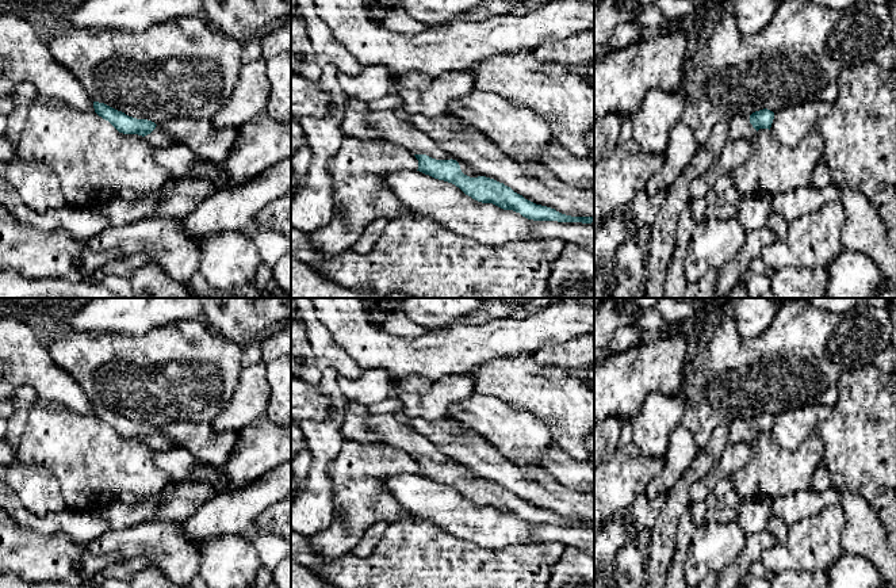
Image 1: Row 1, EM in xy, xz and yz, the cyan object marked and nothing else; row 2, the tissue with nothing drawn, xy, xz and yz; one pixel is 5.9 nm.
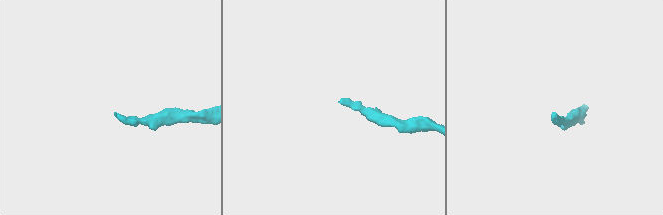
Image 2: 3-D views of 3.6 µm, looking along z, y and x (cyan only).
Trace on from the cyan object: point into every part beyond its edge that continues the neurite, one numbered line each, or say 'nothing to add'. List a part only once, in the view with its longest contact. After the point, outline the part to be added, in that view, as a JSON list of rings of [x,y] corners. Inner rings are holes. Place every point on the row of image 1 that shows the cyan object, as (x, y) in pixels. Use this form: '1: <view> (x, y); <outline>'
1: xz (405, 134); [[[371,111],[367,117],[367,123],[383,134],[383,141],[387,141],[390,144],[398,145],[406,150],[409,150],[411,154],[426,154],[436,160],[456,160],[460,165],[460,169],[464,175],[470,177],[478,177],[482,176],[474,167],[471,167],[468,163],[459,161],[456,157],[451,156],[448,152],[445,152],[439,142],[432,140],[428,134],[417,129],[411,122],[401,122],[398,117],[393,111]]]

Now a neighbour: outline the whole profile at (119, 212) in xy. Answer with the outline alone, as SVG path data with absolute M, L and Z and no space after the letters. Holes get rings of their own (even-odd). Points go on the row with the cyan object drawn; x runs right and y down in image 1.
M152 191L139 195L135 201L116 195L99 209L111 228L120 228L139 219L153 218L158 205L160 191Z

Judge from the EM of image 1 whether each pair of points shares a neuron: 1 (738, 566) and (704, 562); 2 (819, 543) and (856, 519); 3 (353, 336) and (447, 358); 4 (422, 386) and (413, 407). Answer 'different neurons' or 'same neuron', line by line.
1: different neurons
2: different neurons
3: same neuron
4: different neurons

